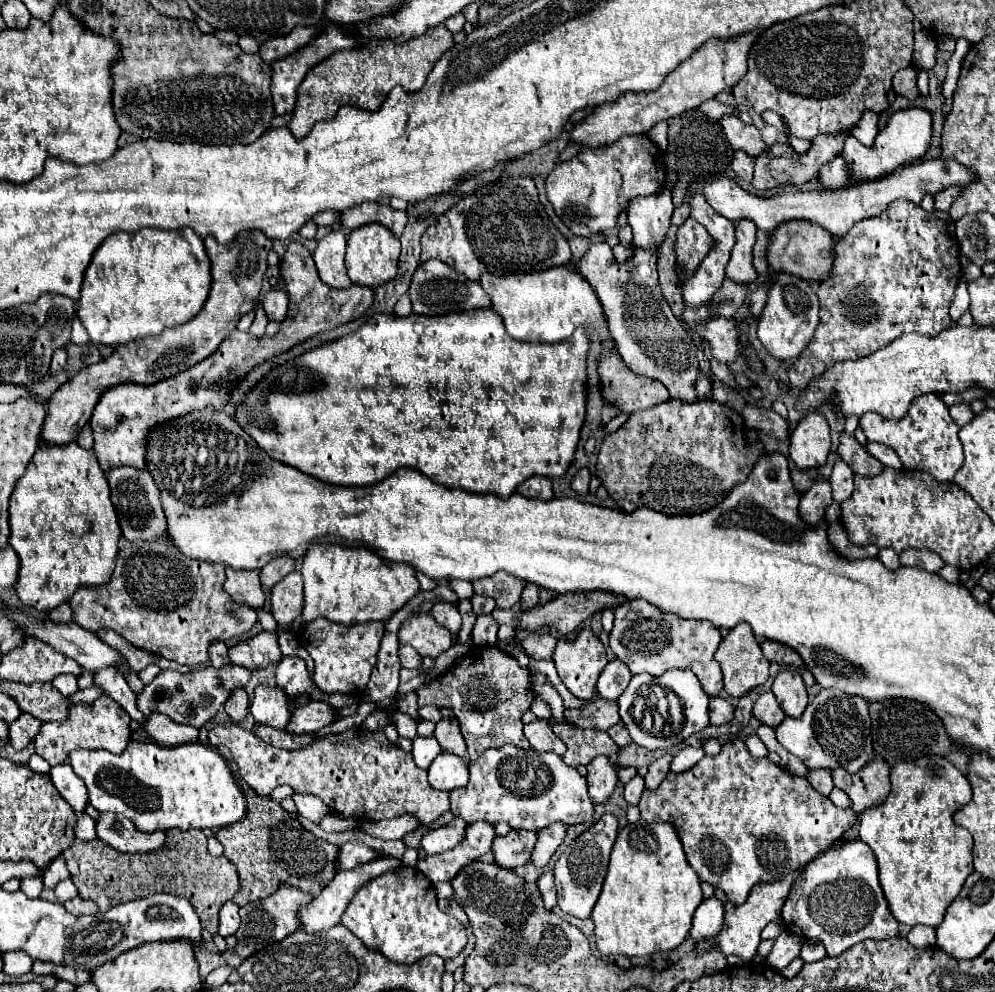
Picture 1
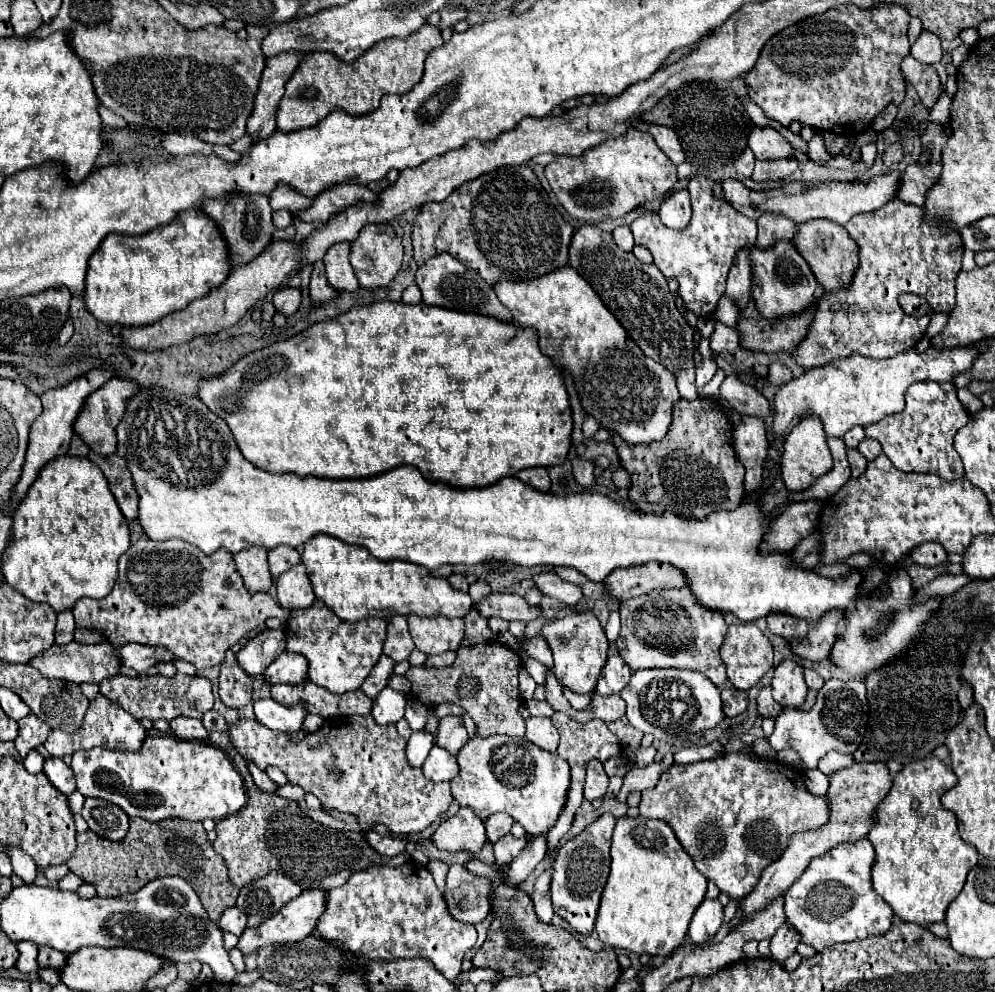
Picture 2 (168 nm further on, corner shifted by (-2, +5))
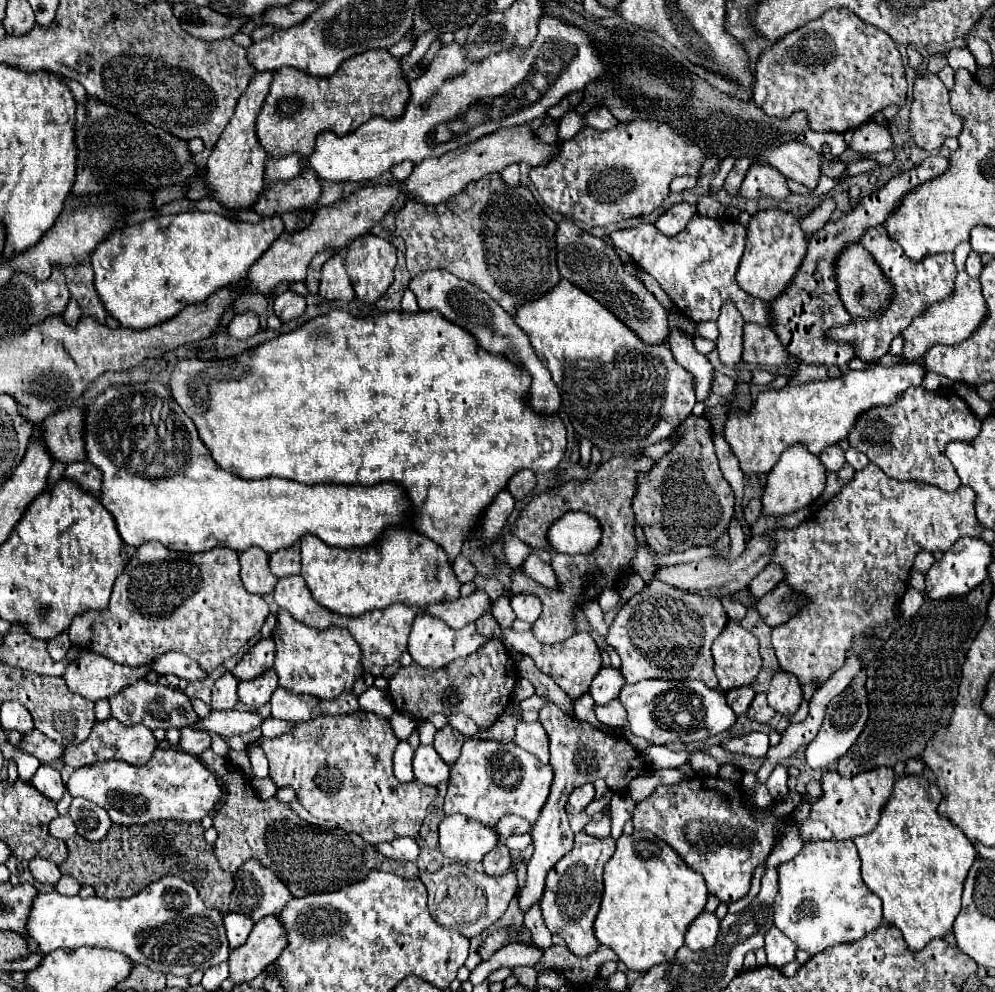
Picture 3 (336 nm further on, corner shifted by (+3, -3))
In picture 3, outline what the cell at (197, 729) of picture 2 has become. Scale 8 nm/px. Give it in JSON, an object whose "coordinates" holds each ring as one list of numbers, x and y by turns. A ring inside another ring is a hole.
{"coordinates":[[191,727,181,729,181,739,179,739,179,749,191,753,191,755,201,755,205,749,209,749,211,739,205,731,195,731]]}

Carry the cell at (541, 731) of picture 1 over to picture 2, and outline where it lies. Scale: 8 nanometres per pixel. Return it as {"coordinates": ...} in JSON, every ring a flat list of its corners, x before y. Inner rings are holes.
{"coordinates":[[528,717,526,719,526,739,544,751,550,751,550,753,556,751,558,735,556,735,556,727,552,725,548,717]]}

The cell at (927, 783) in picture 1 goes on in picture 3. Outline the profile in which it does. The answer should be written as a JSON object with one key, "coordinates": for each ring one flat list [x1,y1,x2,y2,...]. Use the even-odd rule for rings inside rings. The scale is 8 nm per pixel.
{"coordinates":[[903,775,895,781,893,795,883,807,881,821,875,831,853,839,859,849,865,885,883,901,885,921,895,925,903,933,911,951,921,951,931,939,943,937,953,929,953,921,961,911,963,883,977,855,967,837,947,819,939,817,937,805,941,803,941,799,943,797,935,781,929,781,923,775]]}

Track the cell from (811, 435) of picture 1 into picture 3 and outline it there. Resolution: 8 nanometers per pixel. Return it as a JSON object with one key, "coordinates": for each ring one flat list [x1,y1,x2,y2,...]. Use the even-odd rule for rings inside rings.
{"coordinates":[[801,443,787,447,781,453,781,459,777,461,777,465,767,475,765,493,761,499,763,515,789,515,801,507,807,507,823,493,825,477,827,477,827,469,823,467,817,455,811,455,811,451,807,451,807,447,801,447]]}

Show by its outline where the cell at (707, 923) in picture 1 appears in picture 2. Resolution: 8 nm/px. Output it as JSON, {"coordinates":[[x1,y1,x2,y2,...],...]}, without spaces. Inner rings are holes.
{"coordinates":[[704,899,702,905,696,909,692,921,690,921,690,929,688,935,692,939,692,943,700,945,710,941,716,931,722,925,722,905,720,901,712,901,712,899]]}

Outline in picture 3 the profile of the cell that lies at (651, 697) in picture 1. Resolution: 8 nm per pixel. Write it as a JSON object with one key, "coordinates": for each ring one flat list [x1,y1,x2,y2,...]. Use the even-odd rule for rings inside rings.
{"coordinates":[[647,679,635,685,625,685,619,693,621,705,627,709,629,731,649,743,665,745,671,741,693,743,727,731,735,723,735,713,725,703,725,695,717,689,709,689,701,681,671,681,671,679],[691,697,699,697,699,709,693,707]]}

